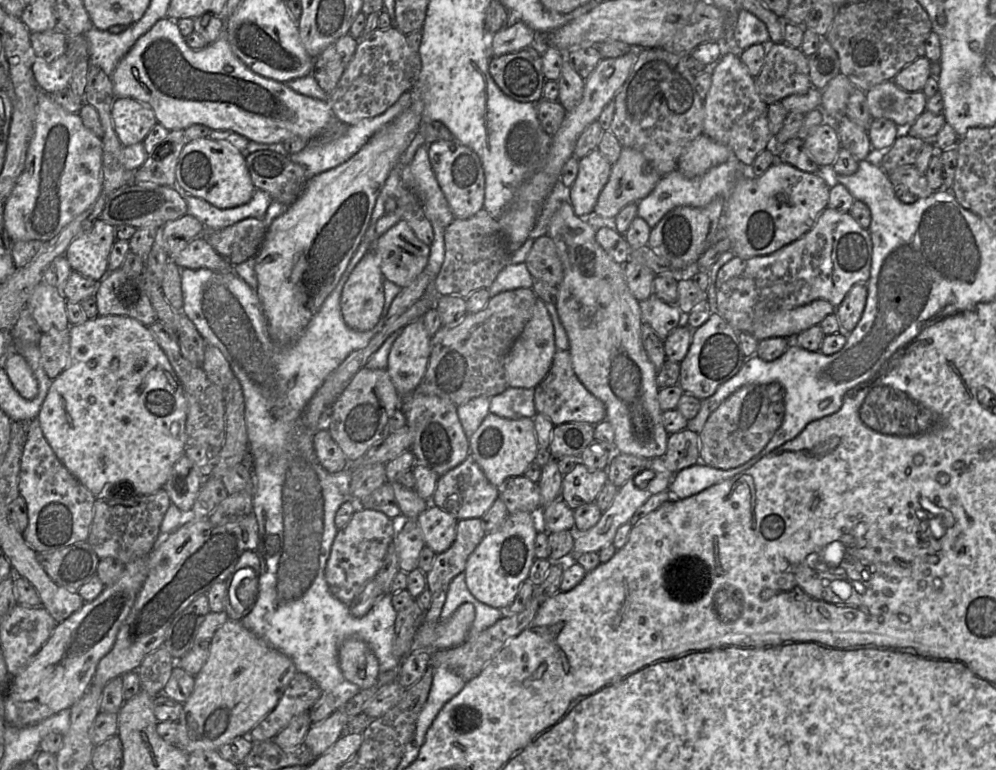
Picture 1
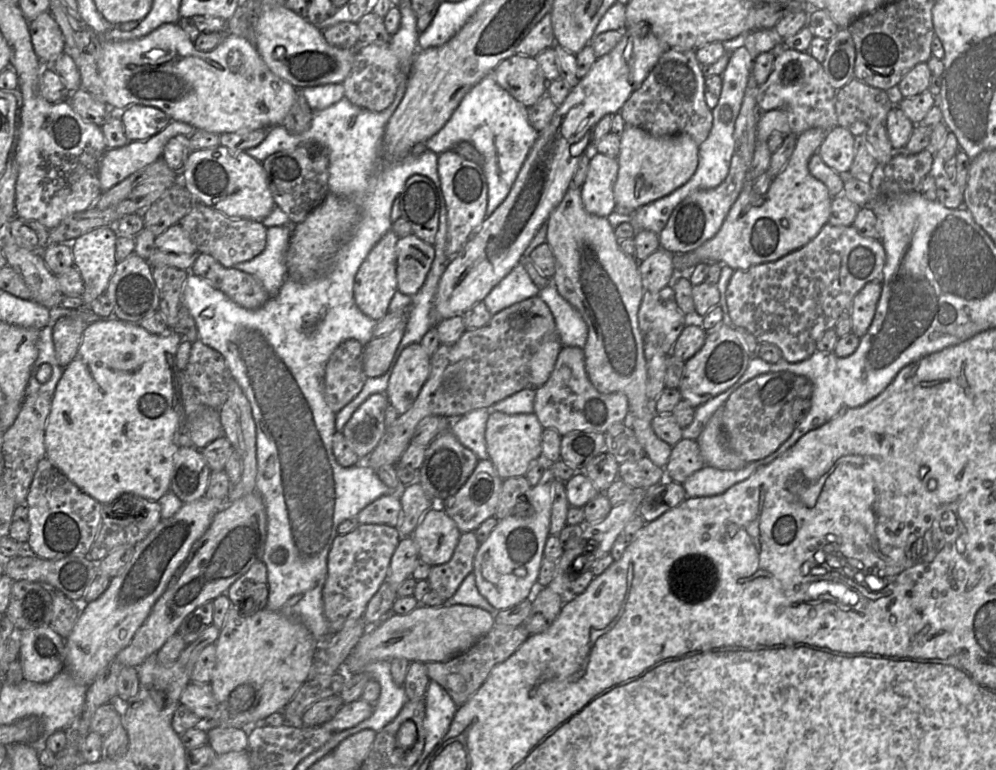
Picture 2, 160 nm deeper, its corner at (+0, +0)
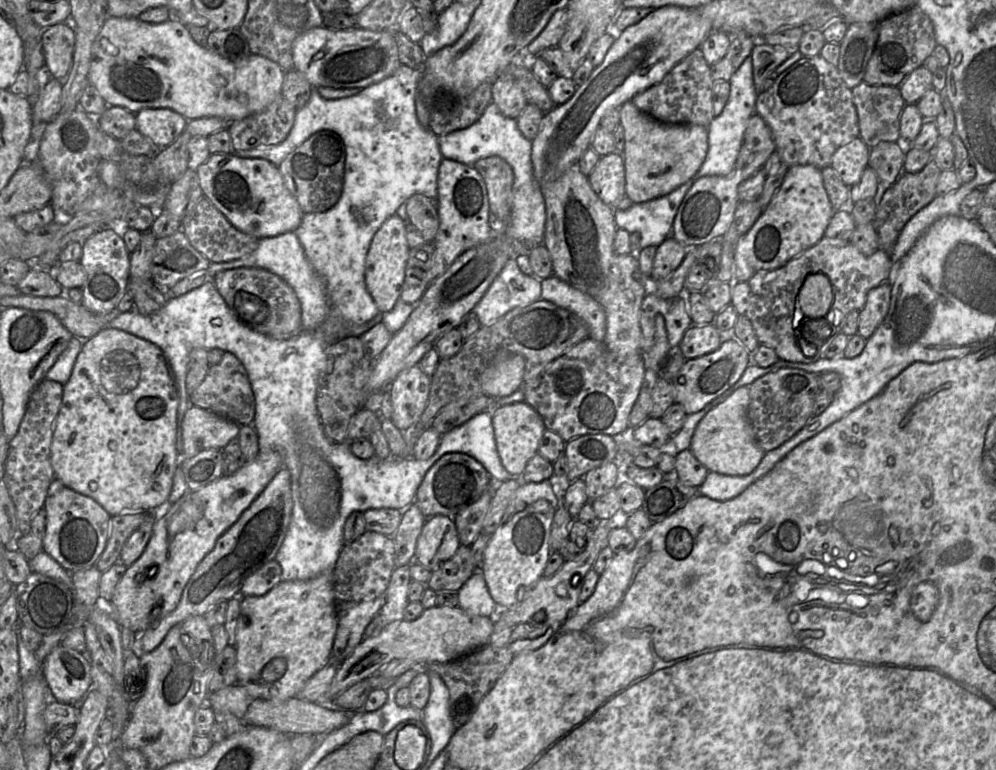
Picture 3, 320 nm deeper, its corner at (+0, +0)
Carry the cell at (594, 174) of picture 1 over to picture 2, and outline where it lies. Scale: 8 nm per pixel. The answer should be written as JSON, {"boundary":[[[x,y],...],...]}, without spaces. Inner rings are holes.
{"boundary":[[[596,151],[591,153],[587,177],[580,187],[582,201],[587,212],[607,217],[615,211],[614,185],[618,170],[617,158]]]}

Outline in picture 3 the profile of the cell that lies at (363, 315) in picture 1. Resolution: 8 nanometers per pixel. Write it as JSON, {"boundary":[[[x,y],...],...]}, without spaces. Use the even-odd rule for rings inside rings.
{"boundary":[[[398,215],[389,217],[375,233],[365,261],[365,283],[379,312],[386,314],[400,299],[405,279],[410,247],[406,238],[406,223]]]}

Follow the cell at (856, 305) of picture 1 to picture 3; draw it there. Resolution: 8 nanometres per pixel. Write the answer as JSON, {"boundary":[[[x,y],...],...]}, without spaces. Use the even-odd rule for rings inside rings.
{"boundary":[[[887,280],[872,288],[864,307],[860,310],[858,333],[868,339],[884,320],[891,301],[892,285]]]}

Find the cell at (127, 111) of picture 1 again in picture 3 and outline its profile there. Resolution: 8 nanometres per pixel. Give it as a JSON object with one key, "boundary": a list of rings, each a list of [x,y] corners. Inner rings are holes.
{"boundary":[[[168,108],[143,109],[135,117],[136,130],[161,149],[172,145],[188,123],[185,117]]]}

